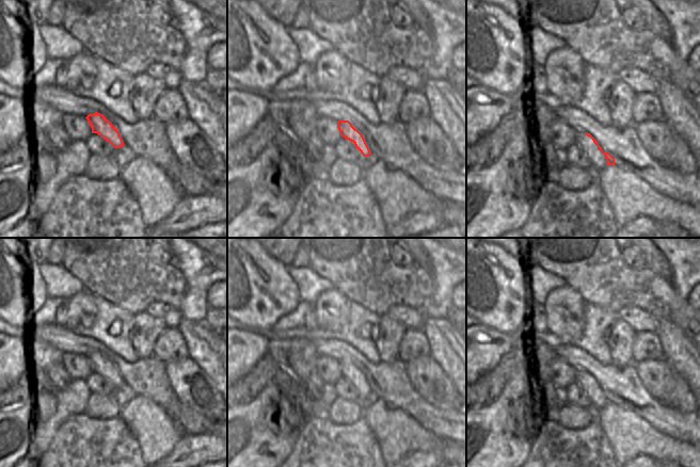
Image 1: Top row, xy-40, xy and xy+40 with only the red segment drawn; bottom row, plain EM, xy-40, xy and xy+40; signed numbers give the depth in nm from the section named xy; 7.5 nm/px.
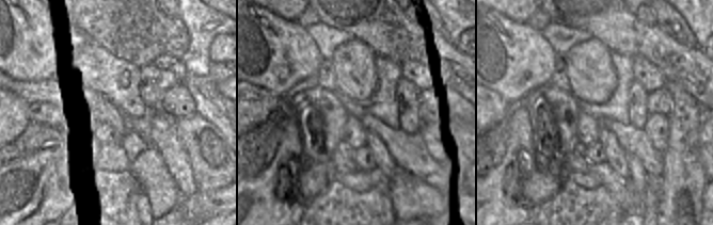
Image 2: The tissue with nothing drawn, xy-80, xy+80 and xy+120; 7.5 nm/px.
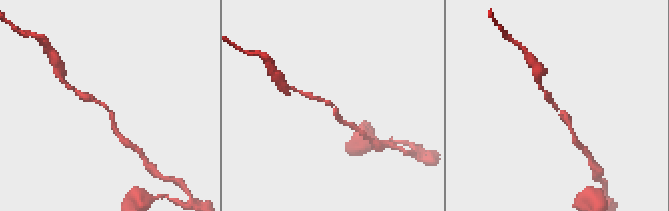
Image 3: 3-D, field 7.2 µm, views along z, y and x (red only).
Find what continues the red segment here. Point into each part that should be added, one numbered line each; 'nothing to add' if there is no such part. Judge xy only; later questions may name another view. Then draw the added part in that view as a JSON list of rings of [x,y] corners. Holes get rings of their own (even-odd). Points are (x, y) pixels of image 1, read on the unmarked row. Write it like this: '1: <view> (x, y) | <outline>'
nothing to add

